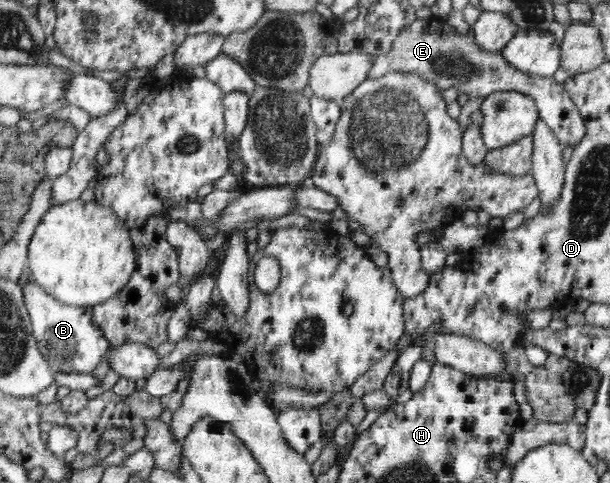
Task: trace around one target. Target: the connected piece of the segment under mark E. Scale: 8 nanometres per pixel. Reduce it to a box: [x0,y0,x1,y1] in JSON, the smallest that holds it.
[369,19,587,146]

